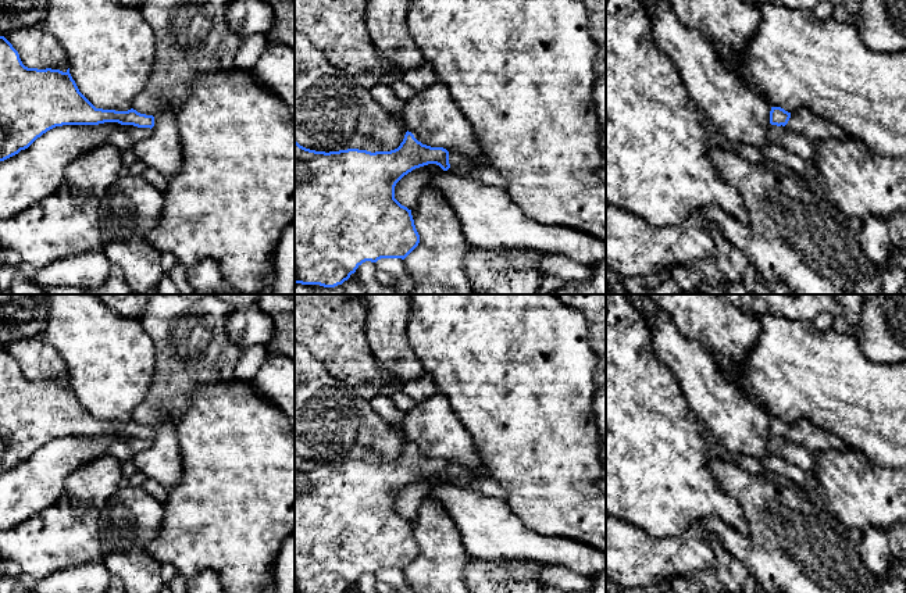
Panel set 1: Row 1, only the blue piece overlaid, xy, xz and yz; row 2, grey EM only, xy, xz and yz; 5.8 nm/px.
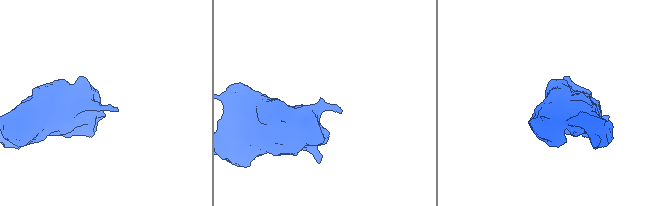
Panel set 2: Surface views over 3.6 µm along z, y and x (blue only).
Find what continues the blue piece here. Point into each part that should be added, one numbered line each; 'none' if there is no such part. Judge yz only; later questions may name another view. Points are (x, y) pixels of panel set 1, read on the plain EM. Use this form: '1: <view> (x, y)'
none

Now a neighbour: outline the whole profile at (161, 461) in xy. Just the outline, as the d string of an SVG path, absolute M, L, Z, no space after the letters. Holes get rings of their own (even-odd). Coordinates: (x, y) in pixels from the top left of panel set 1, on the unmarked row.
M168 422L156 425L150 447L136 453L132 461L146 478L157 481L167 490L175 487L182 475L182 458L175 426Z

